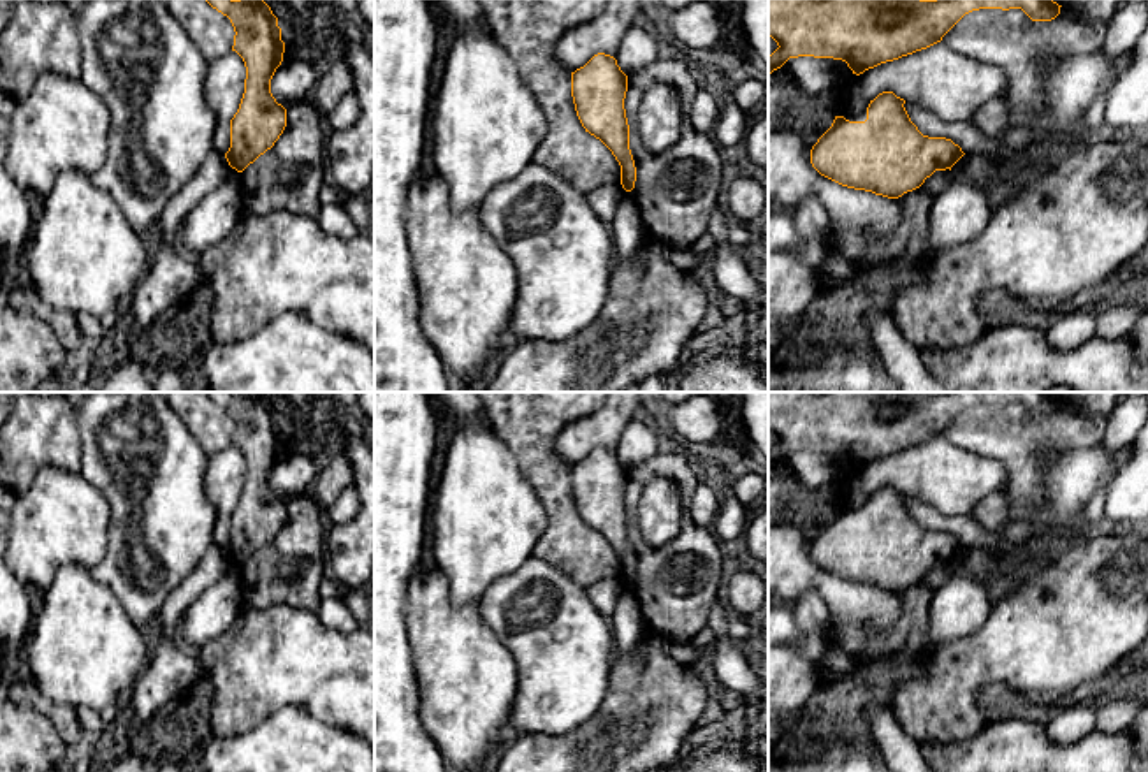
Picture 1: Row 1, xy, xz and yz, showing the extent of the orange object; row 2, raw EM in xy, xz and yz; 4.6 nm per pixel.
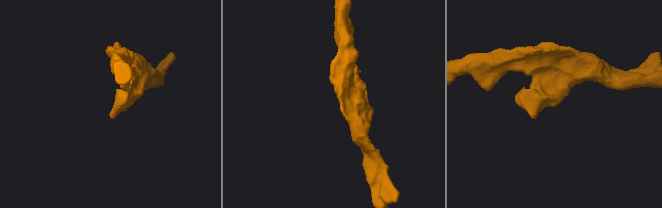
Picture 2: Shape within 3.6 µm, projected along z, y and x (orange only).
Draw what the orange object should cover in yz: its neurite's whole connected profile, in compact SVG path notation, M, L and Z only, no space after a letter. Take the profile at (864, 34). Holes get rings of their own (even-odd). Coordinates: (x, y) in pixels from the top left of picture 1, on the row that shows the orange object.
M768 0L768 35L777 49L768 76L789 58L842 60L860 76L926 49L969 12L1021 9L1032 21L1060 14L1053 0Z

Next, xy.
M206 0L234 26L234 46L246 67L244 93L230 120L225 158L243 172L274 146L287 127L287 109L271 93L271 79L283 62L285 42L278 18L264 0Z

